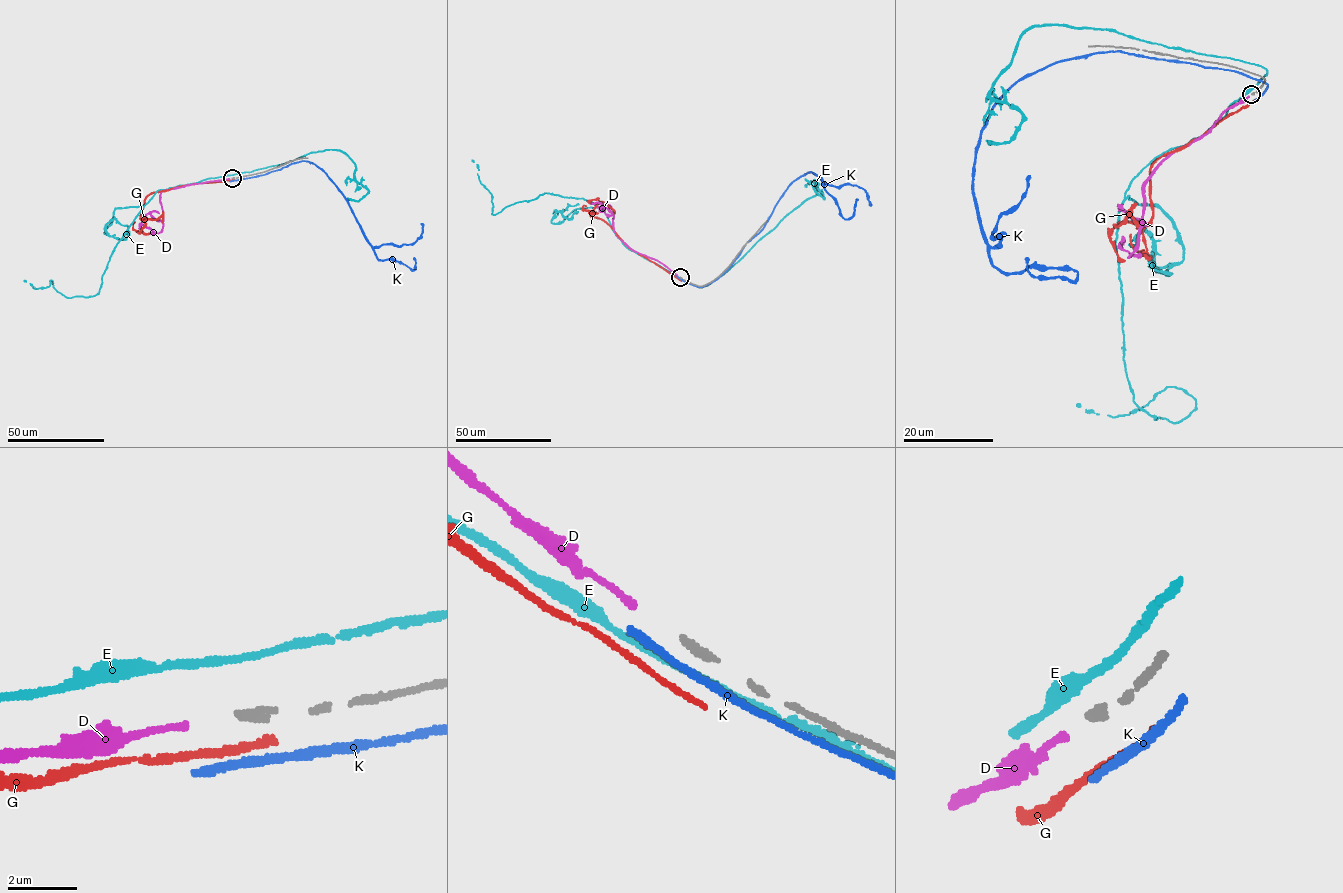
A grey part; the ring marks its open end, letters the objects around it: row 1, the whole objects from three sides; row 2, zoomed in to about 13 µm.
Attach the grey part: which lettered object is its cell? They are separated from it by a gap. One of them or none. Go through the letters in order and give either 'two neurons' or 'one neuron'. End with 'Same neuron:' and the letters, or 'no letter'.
D: one neuron
E: two neurons
G: two neurons
K: two neurons
Same neuron: D

